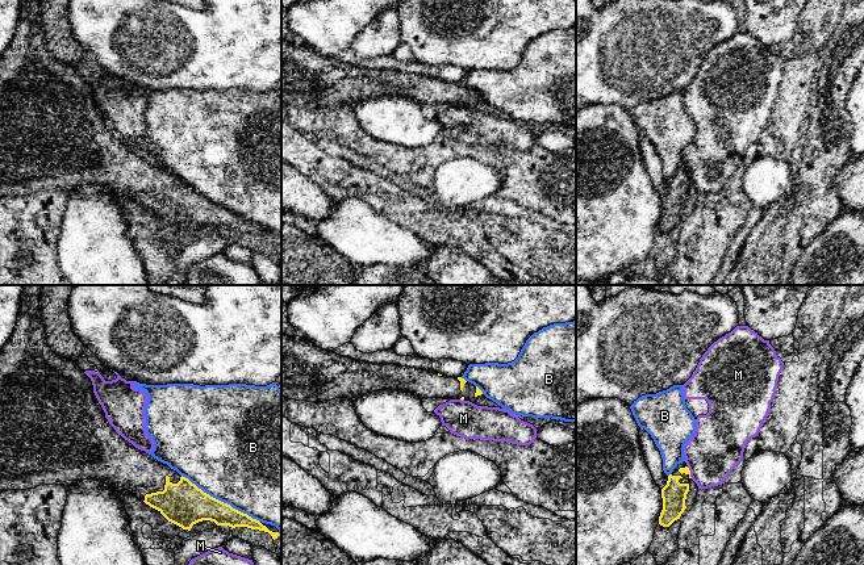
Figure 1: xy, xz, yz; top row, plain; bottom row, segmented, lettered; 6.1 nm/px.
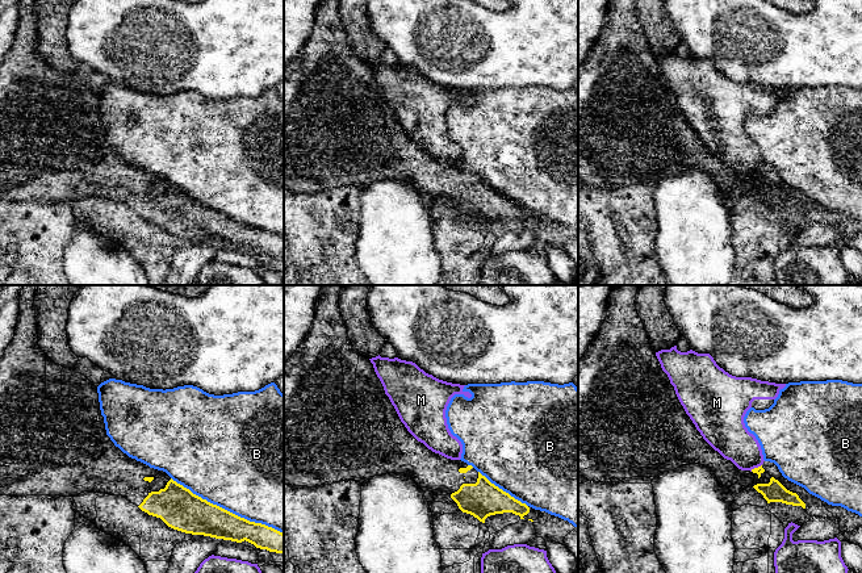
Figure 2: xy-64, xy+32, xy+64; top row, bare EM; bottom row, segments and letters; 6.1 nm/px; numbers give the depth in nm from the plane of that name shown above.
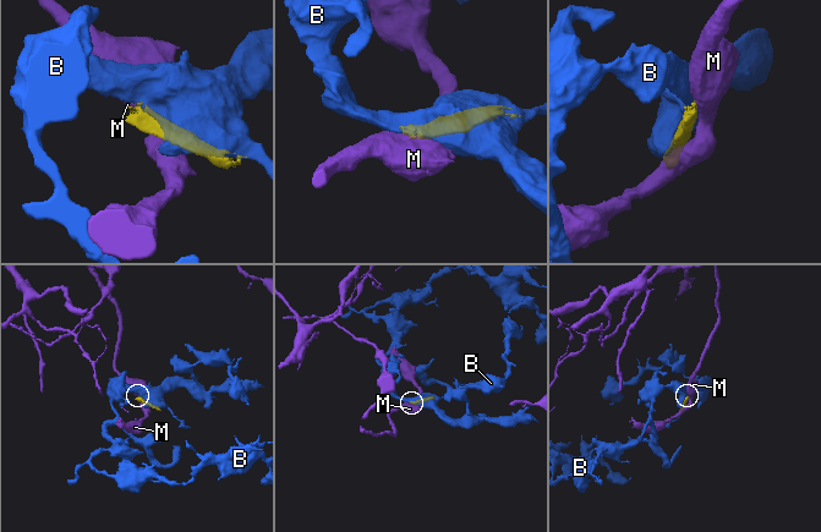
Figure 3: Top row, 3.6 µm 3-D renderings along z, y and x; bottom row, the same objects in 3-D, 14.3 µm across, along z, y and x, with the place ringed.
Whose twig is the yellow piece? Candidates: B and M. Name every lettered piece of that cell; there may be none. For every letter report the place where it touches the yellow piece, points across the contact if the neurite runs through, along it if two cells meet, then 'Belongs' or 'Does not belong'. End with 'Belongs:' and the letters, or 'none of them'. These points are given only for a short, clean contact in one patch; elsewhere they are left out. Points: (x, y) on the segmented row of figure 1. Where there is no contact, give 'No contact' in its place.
B: Touches yellow at xy (220, 501). Does not belong
M: Touches yellow at yz (689, 472). Boundary: yz (687, 467), (692, 477). Does not belong
Belongs: none of them

